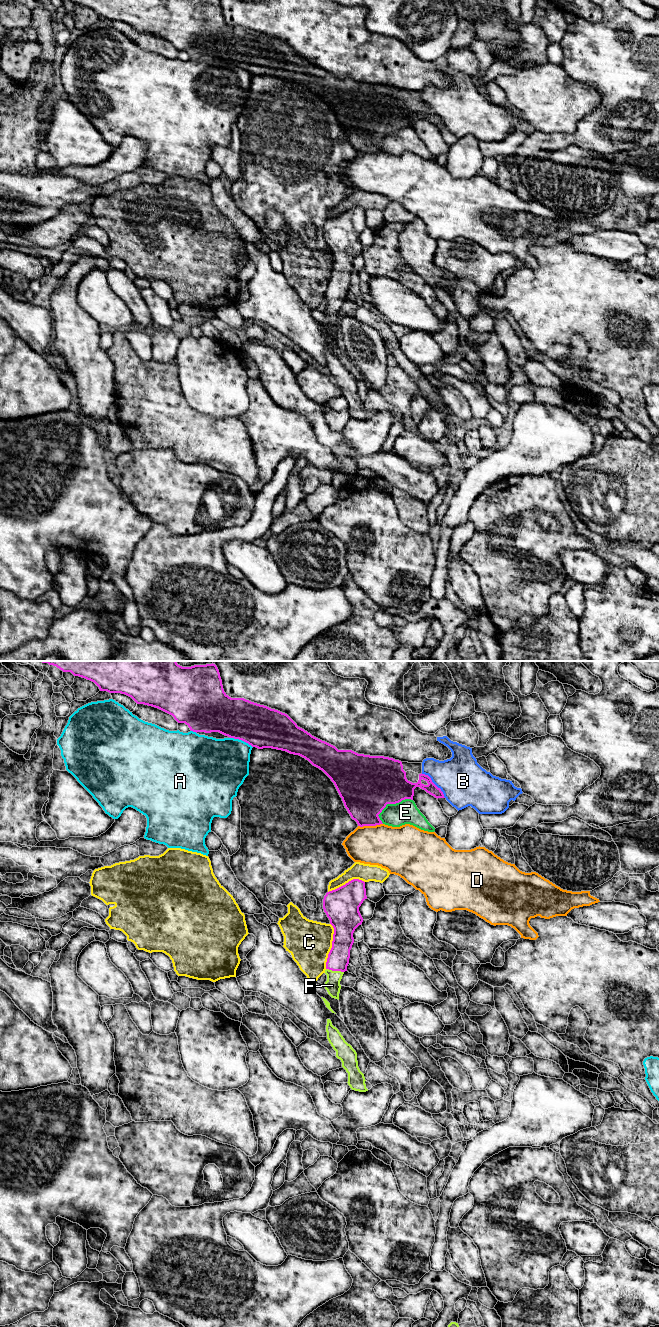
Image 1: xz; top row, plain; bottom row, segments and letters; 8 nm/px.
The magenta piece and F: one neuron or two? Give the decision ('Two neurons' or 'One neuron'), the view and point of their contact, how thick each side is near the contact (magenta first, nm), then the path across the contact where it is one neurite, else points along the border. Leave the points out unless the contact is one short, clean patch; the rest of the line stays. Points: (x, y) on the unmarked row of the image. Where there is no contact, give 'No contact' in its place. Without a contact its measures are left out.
One neuron. Touches magenta at xz (335, 298). Thickness 180 nm (magenta) against 120 nm. Path across: xz (338, 286), (335, 298), (332, 313)

